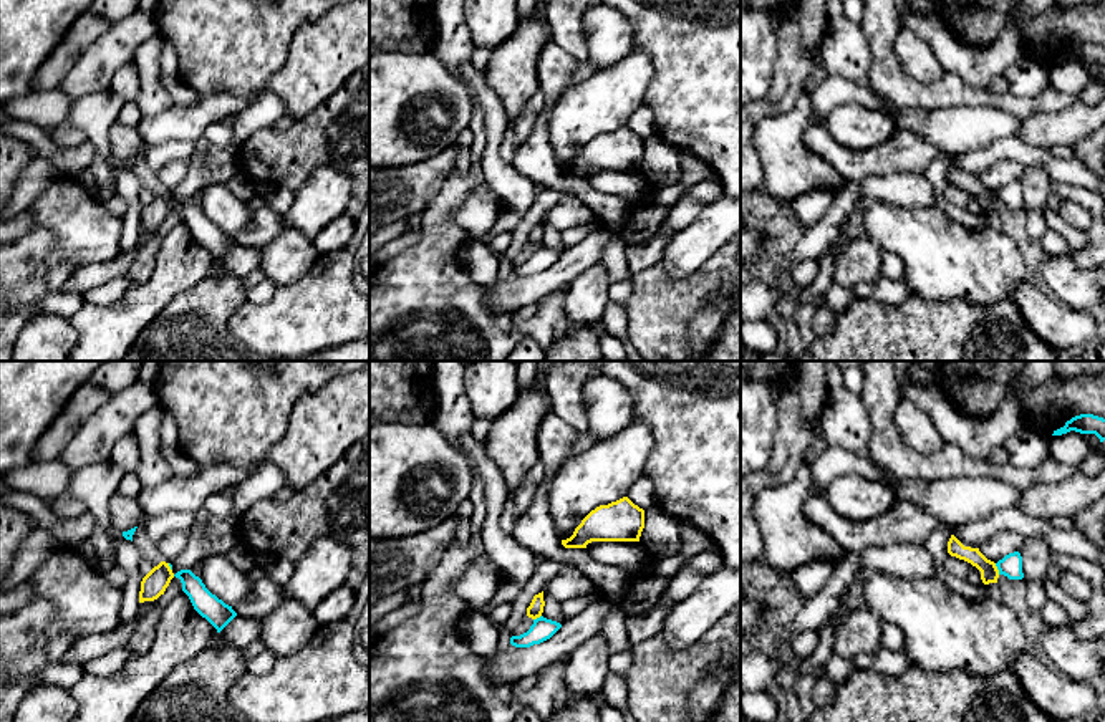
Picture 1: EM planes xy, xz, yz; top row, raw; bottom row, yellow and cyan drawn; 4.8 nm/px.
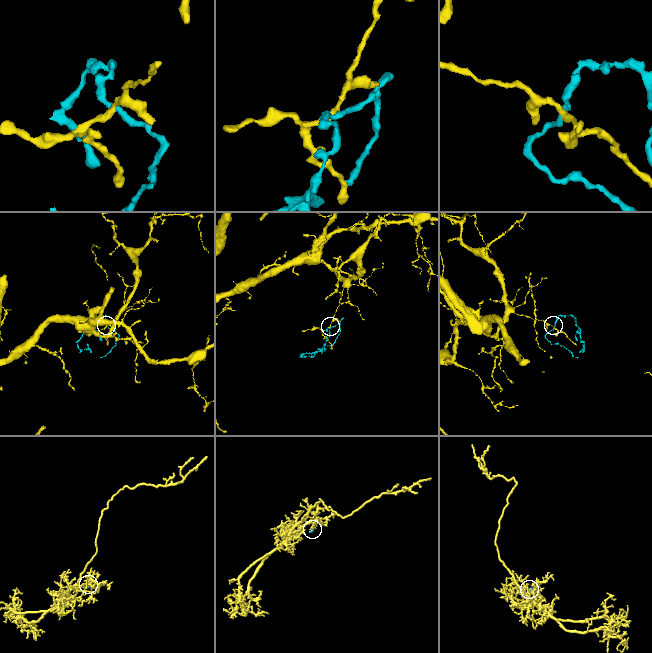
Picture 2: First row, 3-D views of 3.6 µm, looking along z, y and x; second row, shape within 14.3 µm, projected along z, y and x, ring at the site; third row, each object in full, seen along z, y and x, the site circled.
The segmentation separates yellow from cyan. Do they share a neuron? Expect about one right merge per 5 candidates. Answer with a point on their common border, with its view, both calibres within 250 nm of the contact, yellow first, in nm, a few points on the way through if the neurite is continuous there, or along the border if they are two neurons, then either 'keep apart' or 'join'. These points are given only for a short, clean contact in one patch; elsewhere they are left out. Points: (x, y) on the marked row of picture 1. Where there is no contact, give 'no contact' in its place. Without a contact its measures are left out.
yz (996, 568) | 90/110 nm | along yz (994, 563), (999, 573) | keep apart

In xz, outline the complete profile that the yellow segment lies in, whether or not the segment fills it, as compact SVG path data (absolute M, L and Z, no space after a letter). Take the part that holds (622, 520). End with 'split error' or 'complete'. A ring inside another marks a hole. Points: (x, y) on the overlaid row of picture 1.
M623 497L591 510L573 535L562 540L565 548L586 548L591 542L639 542L644 510Z; complete

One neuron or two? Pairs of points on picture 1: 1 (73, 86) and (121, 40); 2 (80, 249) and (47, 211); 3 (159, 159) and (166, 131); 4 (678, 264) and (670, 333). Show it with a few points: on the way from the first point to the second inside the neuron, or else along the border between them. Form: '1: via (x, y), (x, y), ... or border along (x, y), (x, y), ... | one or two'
1: via (85, 77), (110, 52) | one
2: via (75, 239), (57, 221) | one
3: border along (196, 139), (173, 139), (146, 148) | two
4: border along (709, 257), (680, 279), (670, 279), (660, 264) | two

